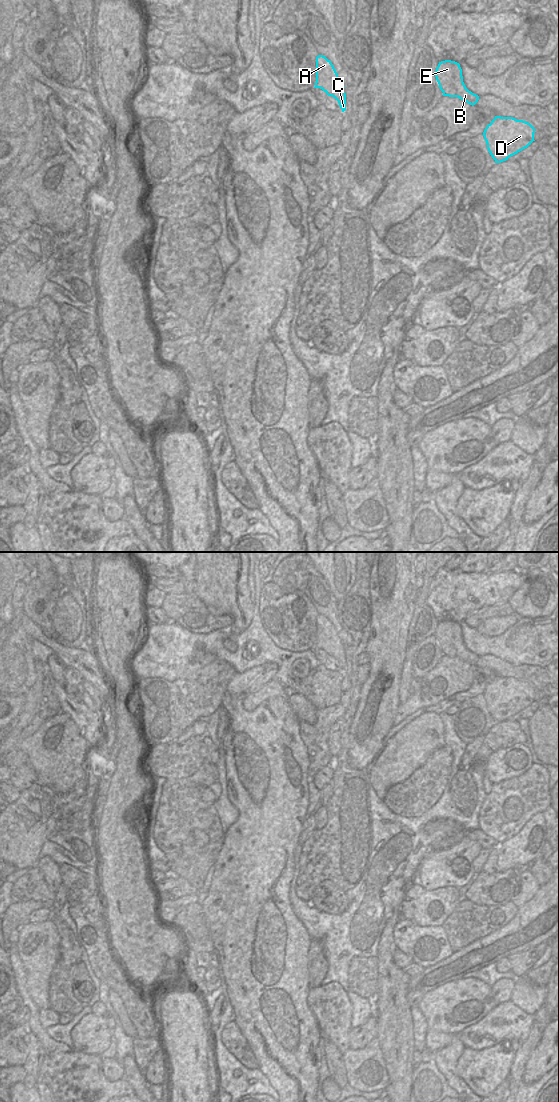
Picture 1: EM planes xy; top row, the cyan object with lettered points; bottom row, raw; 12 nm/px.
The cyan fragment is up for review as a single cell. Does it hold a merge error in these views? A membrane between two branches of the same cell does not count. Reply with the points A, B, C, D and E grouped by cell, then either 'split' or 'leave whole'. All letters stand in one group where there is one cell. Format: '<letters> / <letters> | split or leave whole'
A B C D E | leave whole

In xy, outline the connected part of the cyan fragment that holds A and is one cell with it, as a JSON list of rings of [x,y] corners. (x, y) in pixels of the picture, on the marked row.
[[[318,55],[316,57],[316,82],[314,88],[320,88],[328,96],[334,97],[338,101],[342,112],[346,110],[344,87],[331,61],[323,55]]]

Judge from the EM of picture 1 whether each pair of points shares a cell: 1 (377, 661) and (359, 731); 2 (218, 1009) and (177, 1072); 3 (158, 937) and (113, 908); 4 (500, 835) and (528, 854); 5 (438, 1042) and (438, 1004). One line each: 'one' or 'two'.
1: one
2: two
3: one
4: two
5: two

